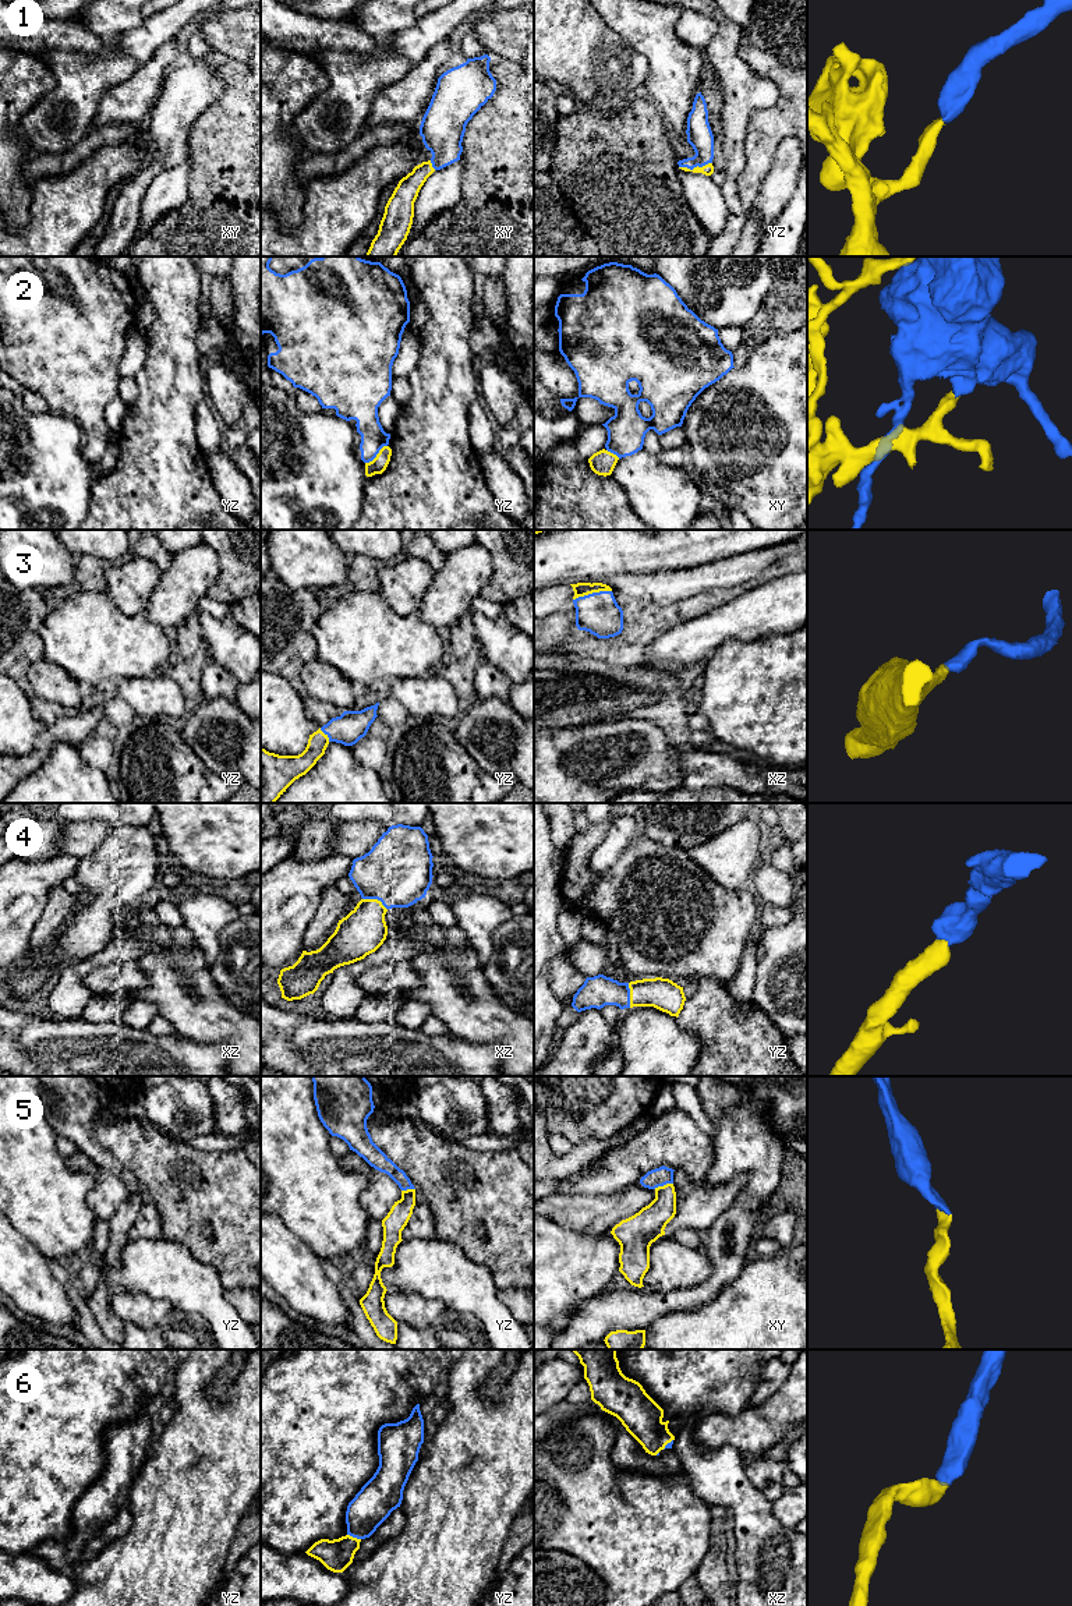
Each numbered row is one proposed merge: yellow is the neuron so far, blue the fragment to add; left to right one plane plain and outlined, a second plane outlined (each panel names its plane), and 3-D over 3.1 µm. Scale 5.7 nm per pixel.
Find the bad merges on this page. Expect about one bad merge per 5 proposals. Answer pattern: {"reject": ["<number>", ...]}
{"reject": []}

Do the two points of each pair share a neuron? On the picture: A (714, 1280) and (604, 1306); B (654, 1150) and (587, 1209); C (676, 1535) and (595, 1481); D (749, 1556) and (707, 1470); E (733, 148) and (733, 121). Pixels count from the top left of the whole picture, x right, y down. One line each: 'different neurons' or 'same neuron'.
A: same neuron
B: different neurons
C: same neuron
D: same neuron
E: same neuron

